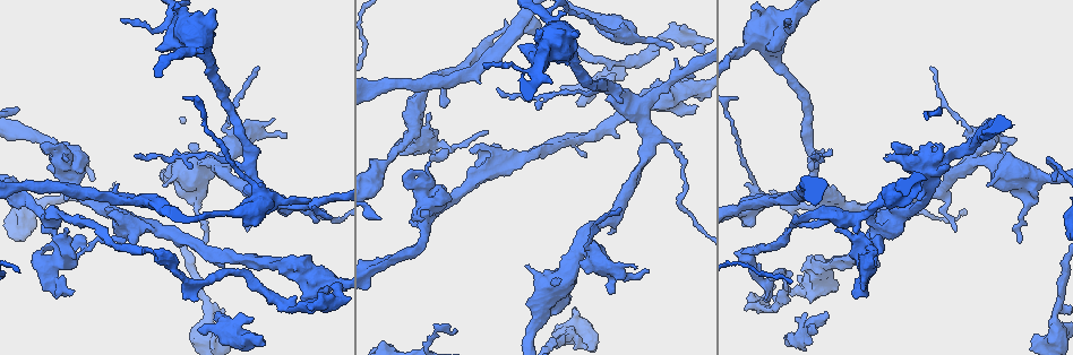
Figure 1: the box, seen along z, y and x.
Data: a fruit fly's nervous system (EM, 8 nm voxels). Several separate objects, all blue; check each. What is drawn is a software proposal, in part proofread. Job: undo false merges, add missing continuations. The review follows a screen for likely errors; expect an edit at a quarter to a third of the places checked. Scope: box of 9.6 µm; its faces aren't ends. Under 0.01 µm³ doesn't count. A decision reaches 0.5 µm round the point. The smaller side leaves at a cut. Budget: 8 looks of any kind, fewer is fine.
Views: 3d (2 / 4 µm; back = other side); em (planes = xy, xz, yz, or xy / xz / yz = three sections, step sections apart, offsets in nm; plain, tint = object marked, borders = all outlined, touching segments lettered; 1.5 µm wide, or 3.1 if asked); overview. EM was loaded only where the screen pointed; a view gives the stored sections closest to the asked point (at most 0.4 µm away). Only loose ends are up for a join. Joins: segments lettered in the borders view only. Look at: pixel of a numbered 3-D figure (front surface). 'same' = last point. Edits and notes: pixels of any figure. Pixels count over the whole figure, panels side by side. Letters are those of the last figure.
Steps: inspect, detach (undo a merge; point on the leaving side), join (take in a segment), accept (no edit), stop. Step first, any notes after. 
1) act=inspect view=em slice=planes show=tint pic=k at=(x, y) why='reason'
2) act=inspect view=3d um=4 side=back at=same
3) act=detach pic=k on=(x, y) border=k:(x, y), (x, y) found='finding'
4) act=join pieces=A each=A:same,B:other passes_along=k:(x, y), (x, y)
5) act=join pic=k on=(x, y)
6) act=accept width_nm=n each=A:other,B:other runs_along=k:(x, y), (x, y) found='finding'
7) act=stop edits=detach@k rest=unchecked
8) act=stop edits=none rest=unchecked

act=inspect view=em slice=xz step=8 show=tint pic=1 at=(260, 203)

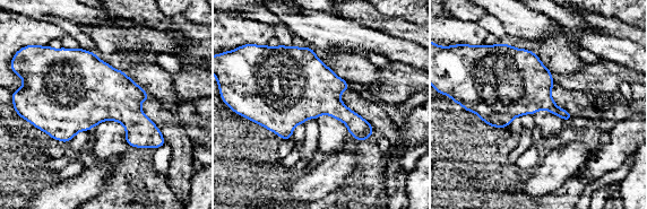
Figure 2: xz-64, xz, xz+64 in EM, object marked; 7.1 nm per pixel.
act=inspect view=em slice=planes show=tint at=same why='another direction'

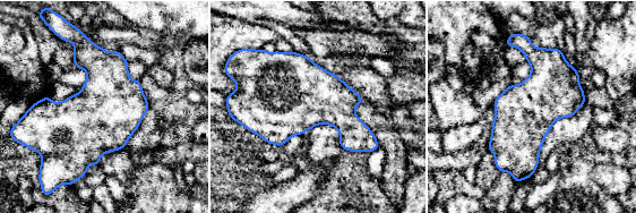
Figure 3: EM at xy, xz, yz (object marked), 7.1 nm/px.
act=inspect view=em slice=planes show=borders at=same why='see the neighbours'

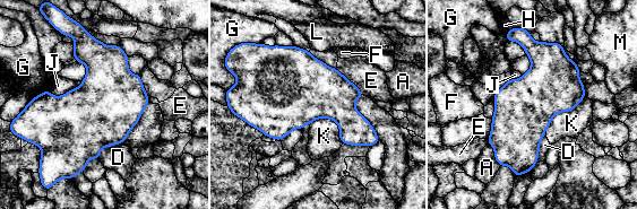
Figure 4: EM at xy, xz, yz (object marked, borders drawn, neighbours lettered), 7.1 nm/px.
act=accept width_nm=380 each=A:other,D:other,E:other,F:other,G:other,H:other,J:other,K:other,L:other,M:other found='one neuron here'

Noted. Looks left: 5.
act=inspect view=em slice=xz step=8 show=tint pic=1 at=(248, 149) why='three arms meet'

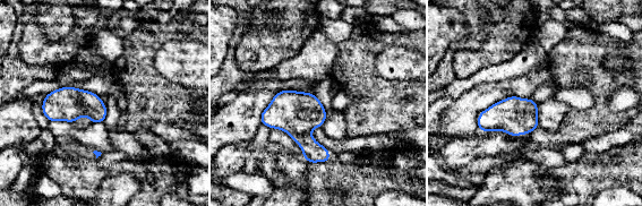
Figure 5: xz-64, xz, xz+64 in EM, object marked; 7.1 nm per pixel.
act=inspect view=em slice=planes show=borders at=same

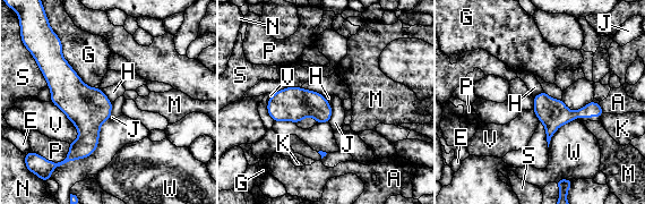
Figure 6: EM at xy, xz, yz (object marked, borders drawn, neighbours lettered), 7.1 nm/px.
act=accept each=A:other,E:other,G:other,H:other,J:other,K:other,M:other,N:other,P:other,S:other,V:other,W:other border=6:(50, 101), (76, 127), (76, 141) found='continuous, no second neuron'

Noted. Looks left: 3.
act=inspect view=3d um=4 pic=1 at=(94, 180) why='branch stops here'

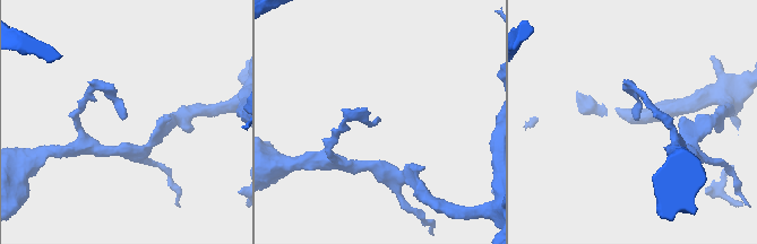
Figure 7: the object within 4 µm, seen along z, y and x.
act=inspect view=em slice=planes show=borders pic=7 at=(637, 120)

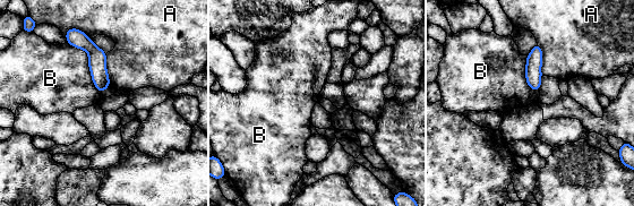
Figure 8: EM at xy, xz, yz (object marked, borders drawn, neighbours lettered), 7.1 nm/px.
act=accept longest_contact=B:440nm each=A:other,B:other runs_along=8:(73, 31), (95, 53), (102, 87) found='no lettered segment goes on from it'

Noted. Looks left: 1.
act=stop edits=none rest=unchecked

